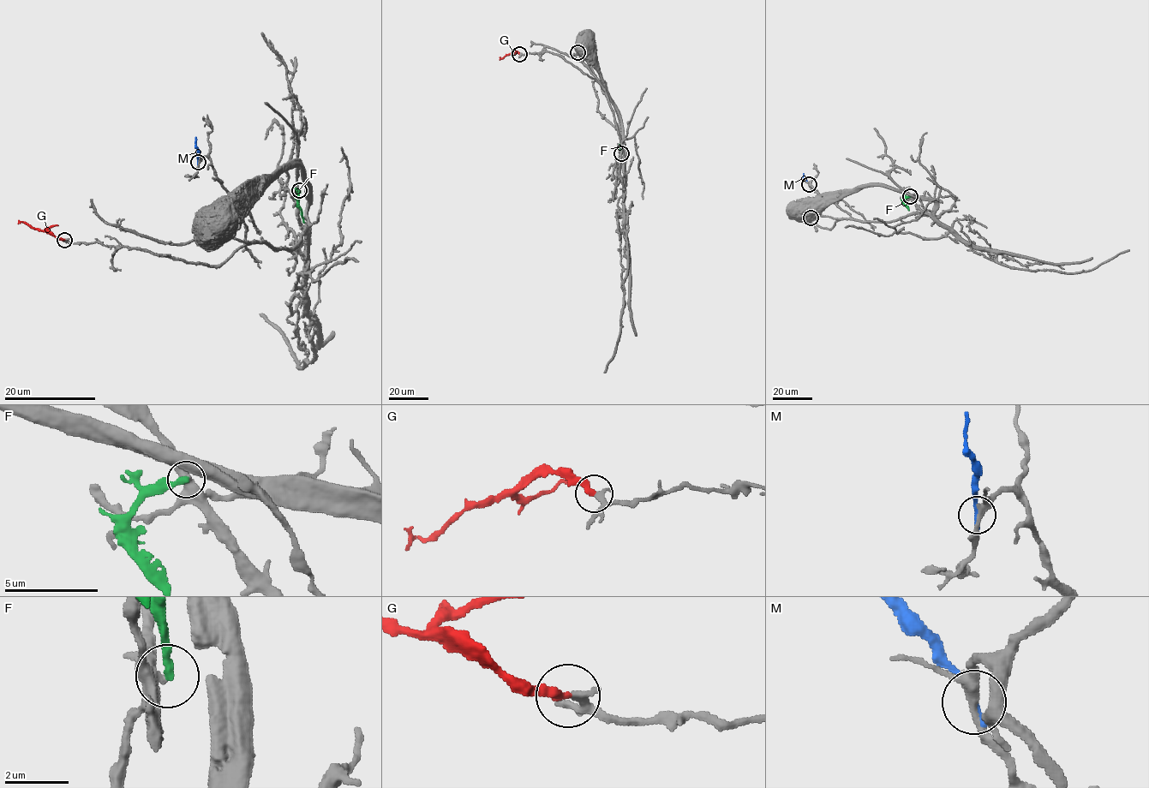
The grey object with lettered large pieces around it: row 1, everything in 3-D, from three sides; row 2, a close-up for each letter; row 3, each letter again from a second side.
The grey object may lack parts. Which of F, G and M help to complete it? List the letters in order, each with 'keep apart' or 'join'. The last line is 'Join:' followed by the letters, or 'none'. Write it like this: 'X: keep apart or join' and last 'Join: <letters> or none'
F: keep apart
G: join
M: keep apart
Join: G

